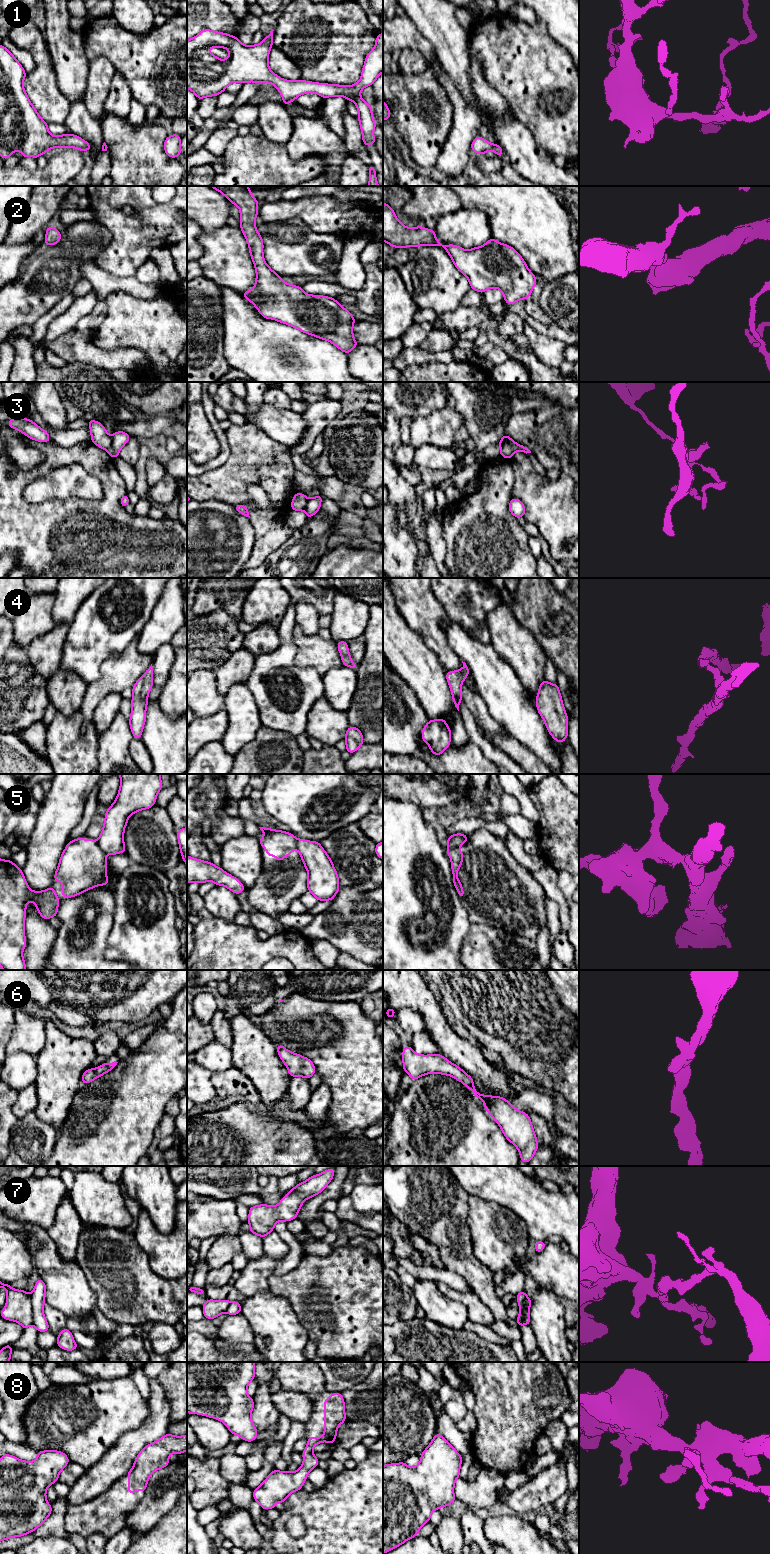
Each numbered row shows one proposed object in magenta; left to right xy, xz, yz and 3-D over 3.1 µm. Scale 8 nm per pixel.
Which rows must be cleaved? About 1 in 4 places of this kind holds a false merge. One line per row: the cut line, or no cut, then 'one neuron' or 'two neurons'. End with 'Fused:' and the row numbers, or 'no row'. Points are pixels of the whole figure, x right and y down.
1: no cut | one neuron
2: no cut | one neuron
3: xy (112, 436), (110, 446), (106, 450) | two neurons
4: no cut | one neuron
5: yz (447, 847), (457, 848) | two neurons
6: no cut | one neuron
7: xy (30, 1295), (32, 1324) | two neurons
8: no cut | one neuron
Fused: 3, 5, 7

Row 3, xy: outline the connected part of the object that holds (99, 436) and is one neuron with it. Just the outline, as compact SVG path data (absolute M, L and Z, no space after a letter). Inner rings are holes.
M87 420L91 431L91 441L98 447L107 450L112 442L112 436L110 436L105 427L95 420Z

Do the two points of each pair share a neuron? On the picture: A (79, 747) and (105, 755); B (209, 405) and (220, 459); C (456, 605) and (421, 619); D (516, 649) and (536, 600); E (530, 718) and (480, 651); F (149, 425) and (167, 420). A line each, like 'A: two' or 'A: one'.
A: two
B: one
C: two
D: two
E: one
F: one

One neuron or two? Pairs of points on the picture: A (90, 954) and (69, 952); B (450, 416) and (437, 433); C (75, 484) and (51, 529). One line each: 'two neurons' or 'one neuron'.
A: one neuron
B: one neuron
C: two neurons

